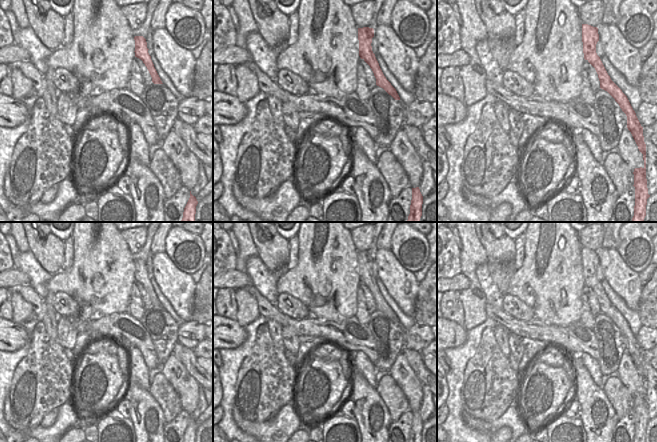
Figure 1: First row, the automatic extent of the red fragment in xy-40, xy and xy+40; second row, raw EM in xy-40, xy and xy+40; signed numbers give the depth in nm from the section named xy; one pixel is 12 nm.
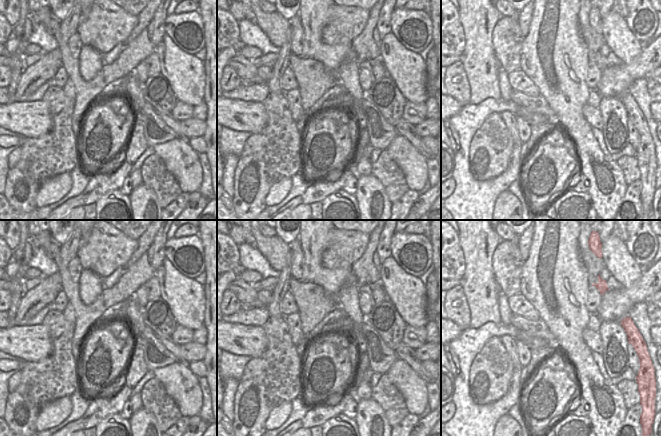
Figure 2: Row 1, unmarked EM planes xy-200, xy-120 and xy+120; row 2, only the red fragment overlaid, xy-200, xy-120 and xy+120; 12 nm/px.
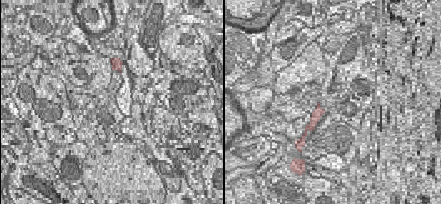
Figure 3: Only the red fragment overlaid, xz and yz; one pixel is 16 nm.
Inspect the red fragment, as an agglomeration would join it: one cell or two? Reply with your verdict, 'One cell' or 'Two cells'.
One cell

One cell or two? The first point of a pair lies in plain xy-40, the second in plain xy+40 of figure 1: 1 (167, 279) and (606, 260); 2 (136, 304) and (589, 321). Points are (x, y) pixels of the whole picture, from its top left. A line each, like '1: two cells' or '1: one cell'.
1: one cell
2: one cell

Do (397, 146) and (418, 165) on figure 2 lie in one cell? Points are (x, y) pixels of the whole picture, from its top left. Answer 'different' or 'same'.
same

